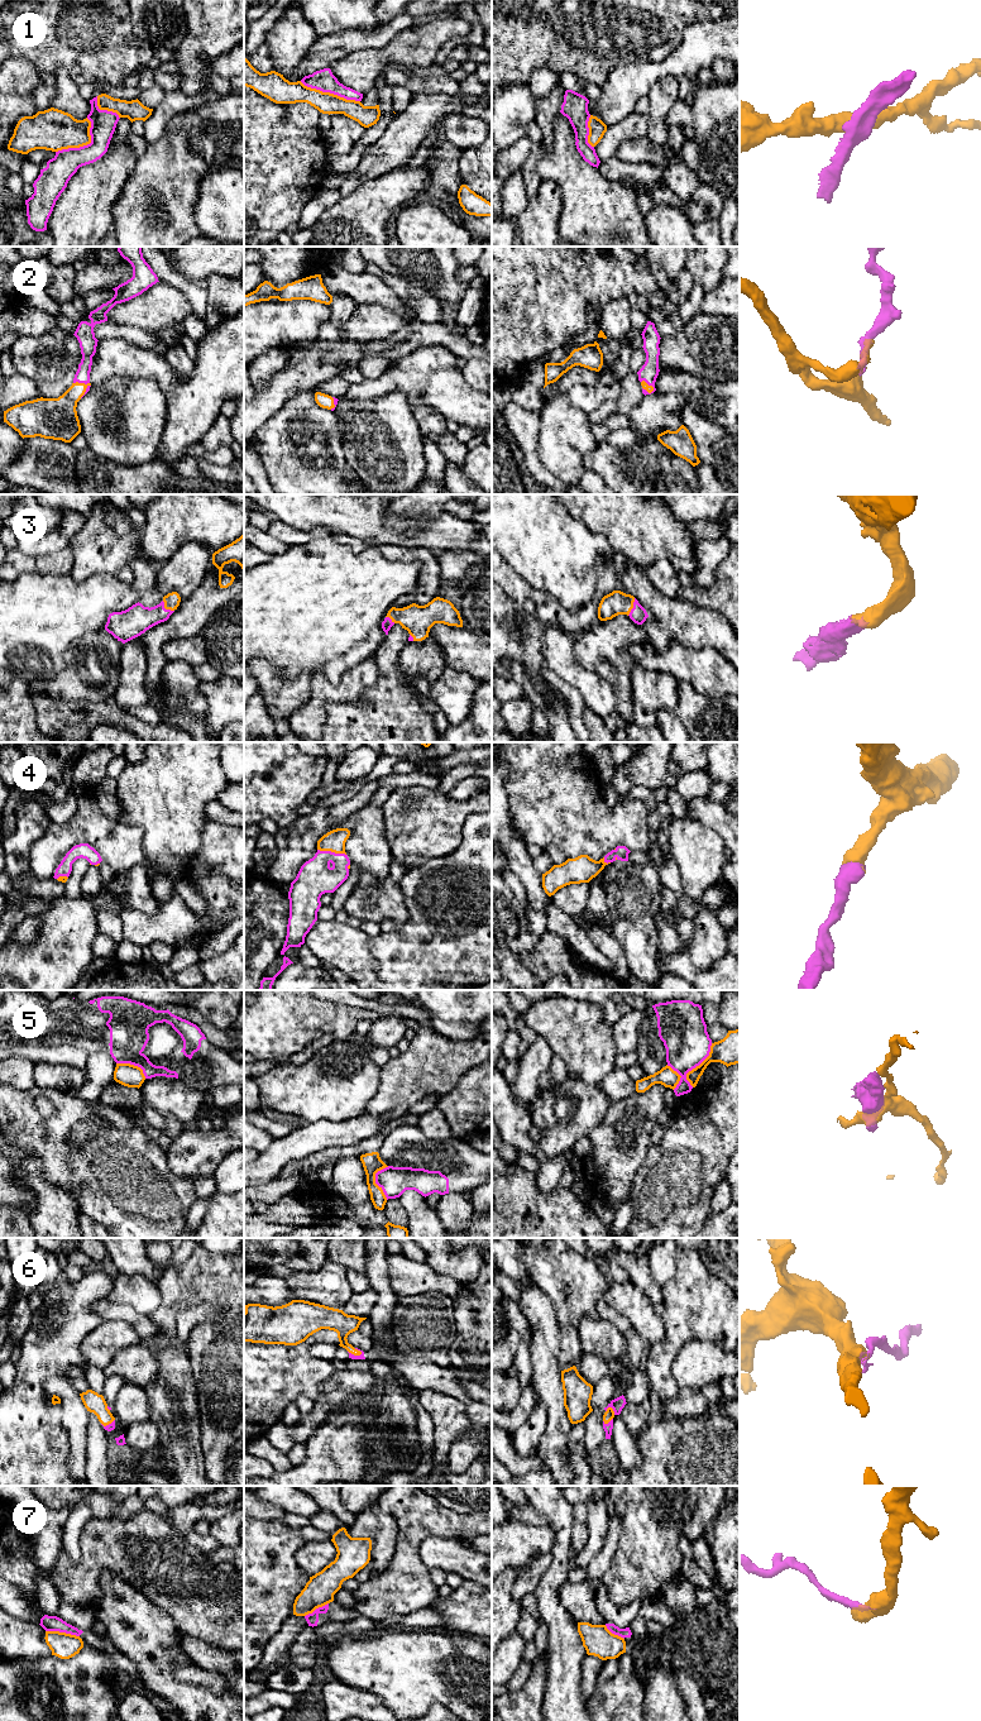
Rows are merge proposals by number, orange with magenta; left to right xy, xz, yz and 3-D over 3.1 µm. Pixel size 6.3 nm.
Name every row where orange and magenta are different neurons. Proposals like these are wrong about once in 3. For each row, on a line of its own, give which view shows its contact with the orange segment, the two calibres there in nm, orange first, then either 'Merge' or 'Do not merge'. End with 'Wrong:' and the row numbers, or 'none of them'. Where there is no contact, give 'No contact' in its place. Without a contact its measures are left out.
1: Touches orange in xy. Thickness 260 nm (orange) against 170 nm. Do not merge
2: Touches orange in xy. Thickness 260 nm (orange) against 100 nm. Merge
3: Touches orange in yz. Thickness 150 nm (orange) against 110 nm. Merge
4: Touches orange in xz. Thickness 140 nm (orange) against 220 nm. Merge
5: Touches orange in yz. Thickness 180 nm (orange) against 300 nm. Do not merge
6: Touches orange in yz. Thickness 70 nm (orange) against 80 nm. Merge
7: Touches orange in xy. Thickness 160 nm (orange) against 100 nm. Do not merge
Wrong: 1, 5, 7

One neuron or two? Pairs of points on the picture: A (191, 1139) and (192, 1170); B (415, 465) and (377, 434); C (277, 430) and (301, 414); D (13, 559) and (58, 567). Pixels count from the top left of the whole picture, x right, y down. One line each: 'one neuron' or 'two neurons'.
A: one neuron
B: one neuron
C: one neuron
D: one neuron

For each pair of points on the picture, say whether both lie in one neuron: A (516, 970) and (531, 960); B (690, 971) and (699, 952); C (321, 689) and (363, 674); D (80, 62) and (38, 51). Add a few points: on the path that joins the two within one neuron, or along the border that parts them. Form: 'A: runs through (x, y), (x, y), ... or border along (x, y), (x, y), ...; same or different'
A: border along (516, 956), (536, 976); different
B: border along (685, 950), (690, 962), (702, 970), (721, 957); different
C: runs through (331, 689), (345, 689), (353, 682); same
D: runs through (70, 52), (48, 51); same

